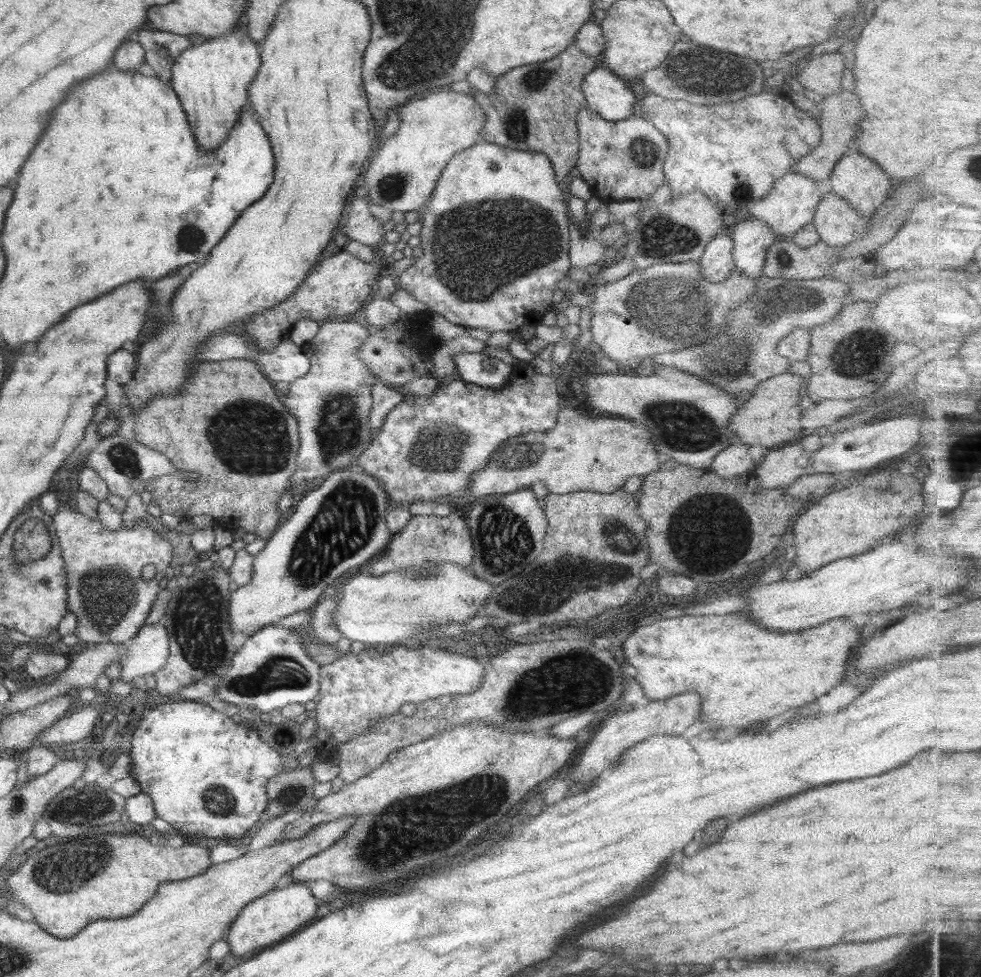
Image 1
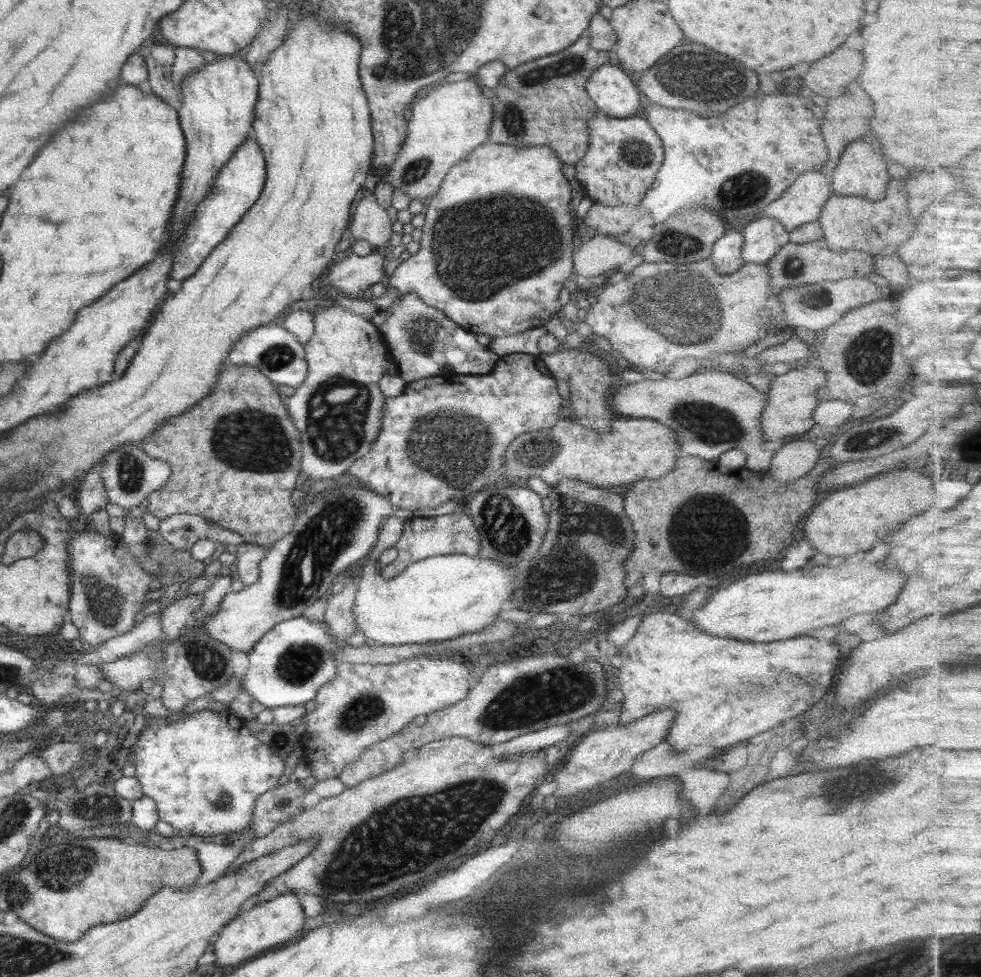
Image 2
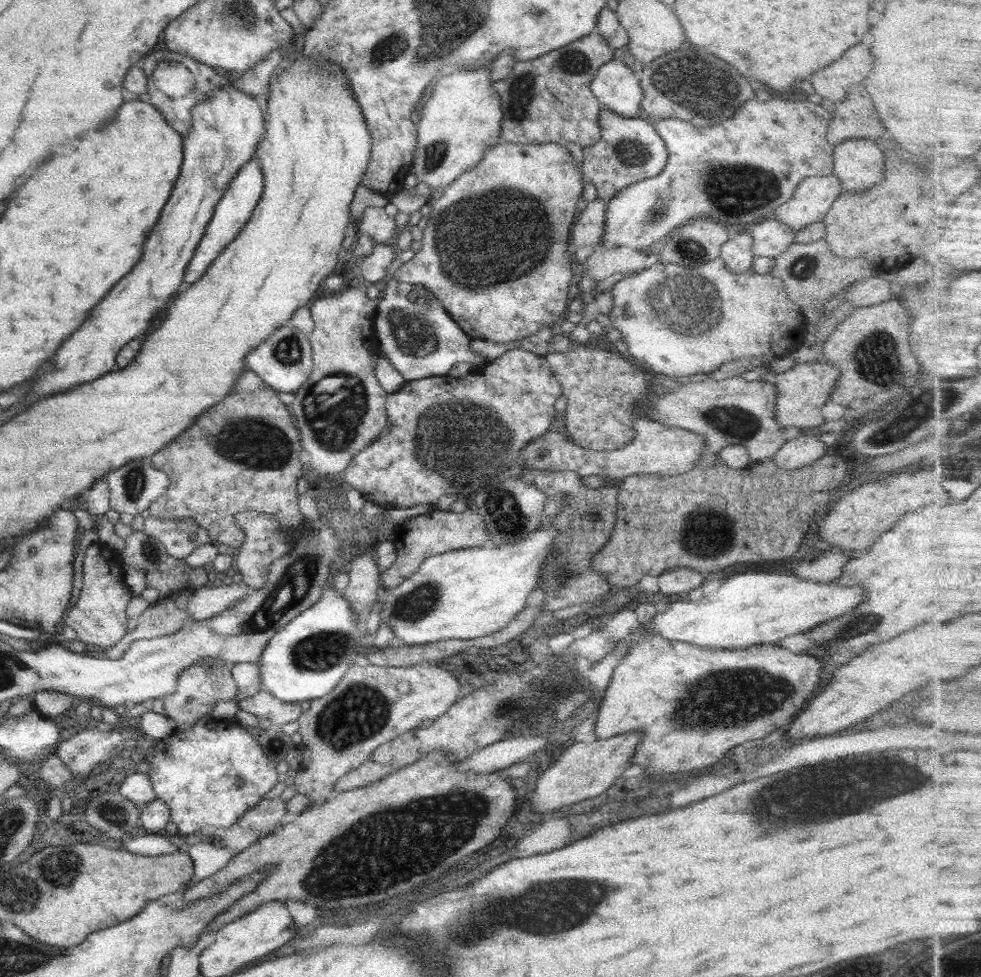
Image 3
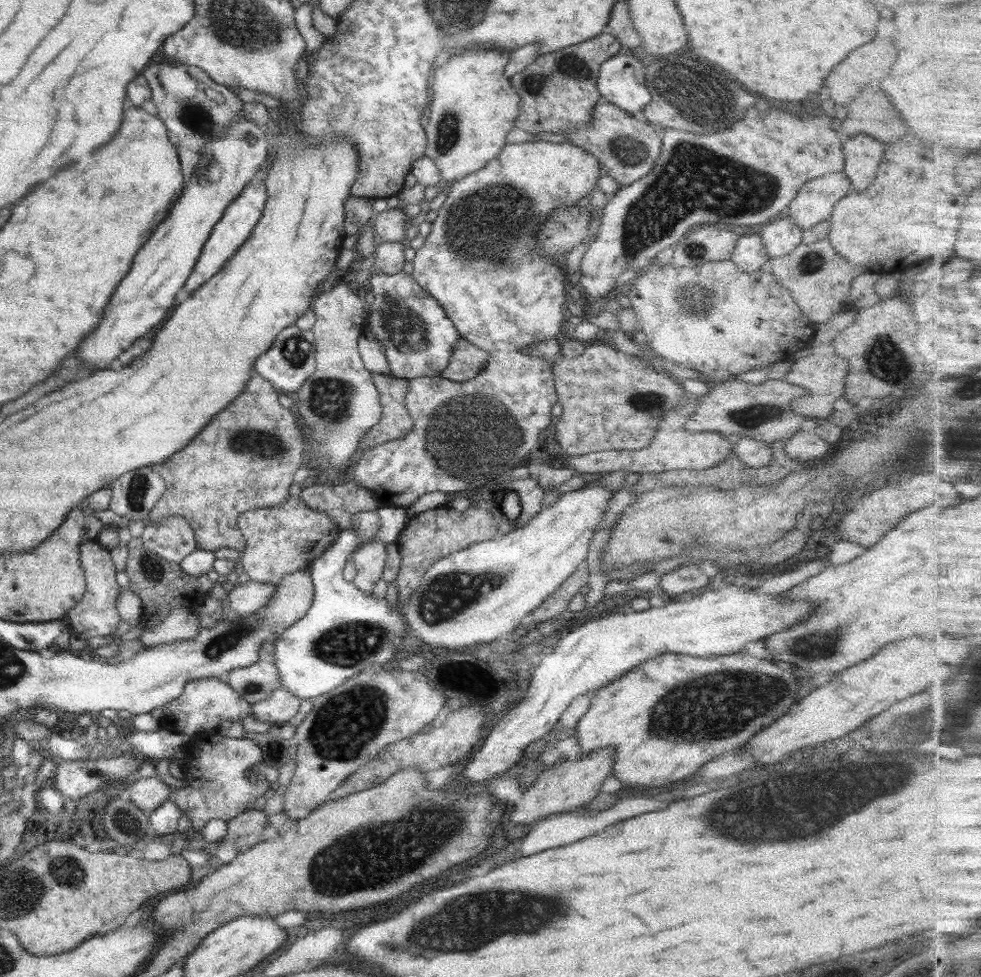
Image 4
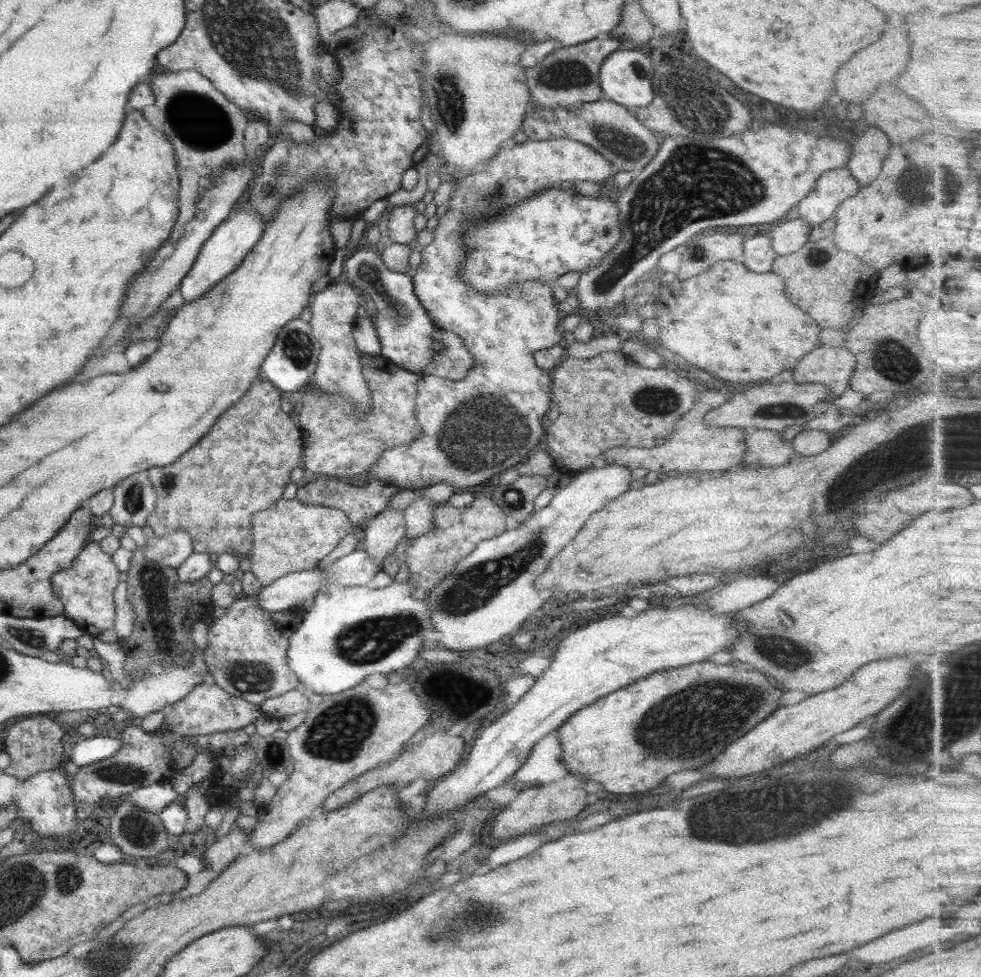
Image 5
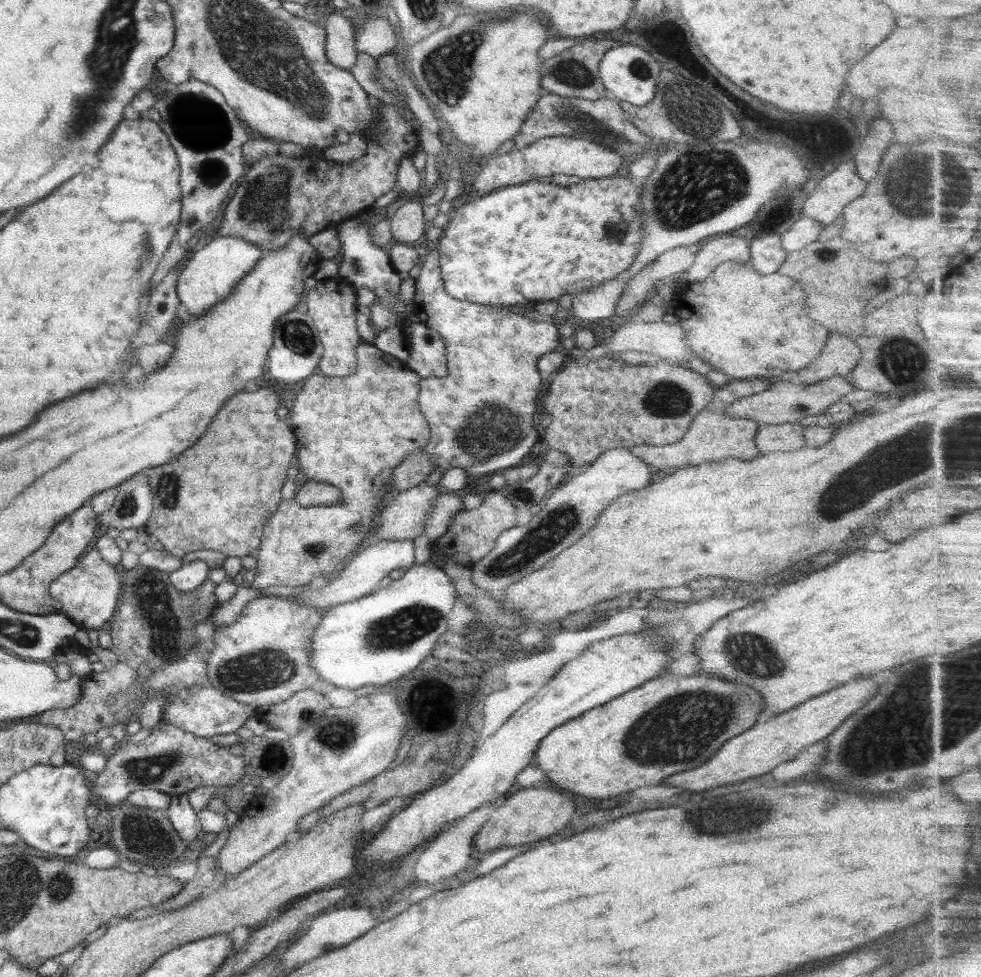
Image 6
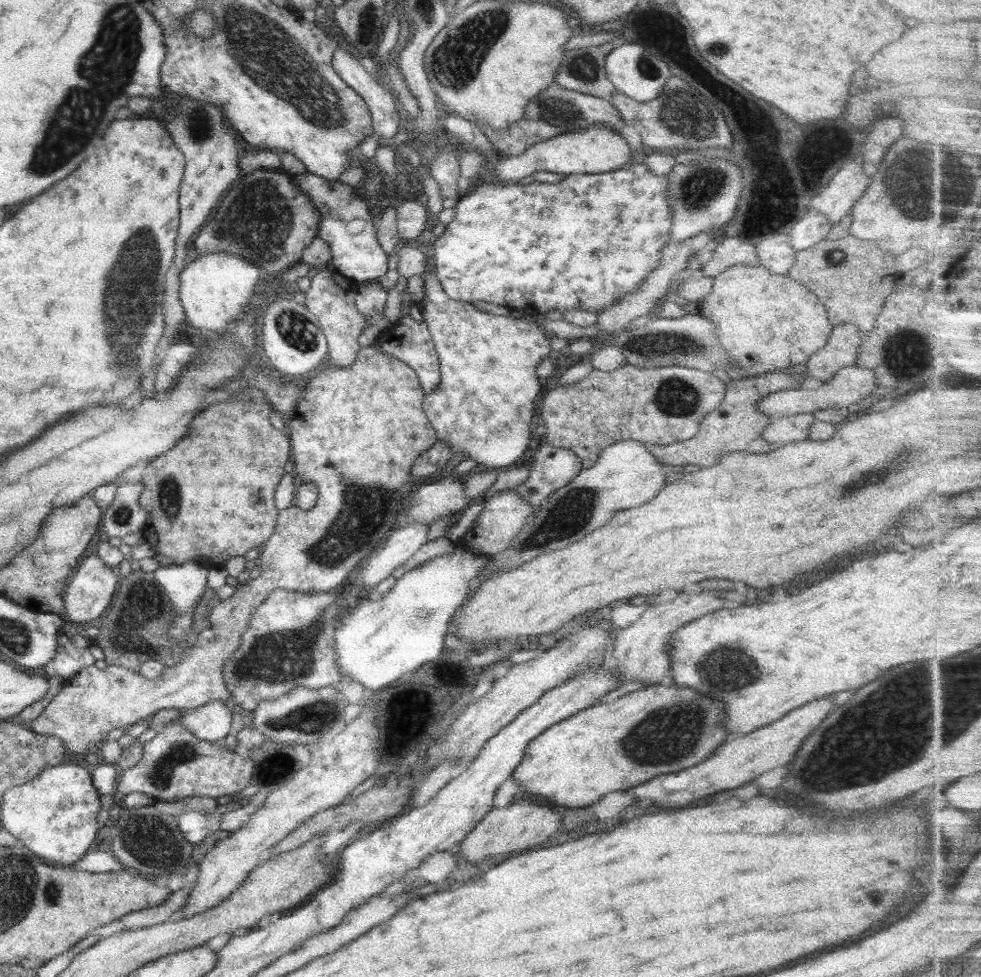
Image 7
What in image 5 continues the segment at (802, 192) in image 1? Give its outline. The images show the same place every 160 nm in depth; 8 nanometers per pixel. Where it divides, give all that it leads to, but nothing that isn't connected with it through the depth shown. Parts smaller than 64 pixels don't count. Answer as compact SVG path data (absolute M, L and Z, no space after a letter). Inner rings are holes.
M848 168L834 169L818 177L814 188L797 204L798 214L812 226L832 218L836 208L854 196L859 182L850 176Z

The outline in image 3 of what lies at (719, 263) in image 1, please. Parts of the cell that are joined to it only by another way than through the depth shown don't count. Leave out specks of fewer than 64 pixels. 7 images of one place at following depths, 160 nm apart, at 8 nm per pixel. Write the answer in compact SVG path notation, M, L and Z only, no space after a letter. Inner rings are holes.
M750 230L740 232L735 238L728 239L722 245L720 258L732 272L746 272L752 267L752 260L755 258L752 247L753 238Z

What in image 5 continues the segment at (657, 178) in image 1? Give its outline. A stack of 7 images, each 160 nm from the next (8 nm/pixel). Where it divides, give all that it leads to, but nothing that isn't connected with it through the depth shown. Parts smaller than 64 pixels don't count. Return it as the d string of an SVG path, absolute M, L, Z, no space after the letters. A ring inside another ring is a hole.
M608 98L582 103L569 109L533 106L526 113L521 131L525 132L528 140L553 138L577 140L605 156L611 162L614 173L630 171L636 174L640 172L656 156L660 148L660 142L656 139L654 131L650 131L645 124L642 124L628 108Z

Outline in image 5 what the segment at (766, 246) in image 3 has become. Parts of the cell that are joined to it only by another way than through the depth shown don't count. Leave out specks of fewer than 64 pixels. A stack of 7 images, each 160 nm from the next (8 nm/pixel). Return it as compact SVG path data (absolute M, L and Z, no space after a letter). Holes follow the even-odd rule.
M799 216L772 230L772 236L770 236L772 248L780 256L792 254L809 241L809 234L810 224Z

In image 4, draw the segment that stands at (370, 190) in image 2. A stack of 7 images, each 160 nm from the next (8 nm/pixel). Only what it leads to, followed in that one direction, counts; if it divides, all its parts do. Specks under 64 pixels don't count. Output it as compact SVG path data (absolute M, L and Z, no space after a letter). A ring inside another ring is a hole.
M402 206L395 209L378 211L369 225L375 230L378 241L399 243L405 238L406 227L410 219L402 211Z

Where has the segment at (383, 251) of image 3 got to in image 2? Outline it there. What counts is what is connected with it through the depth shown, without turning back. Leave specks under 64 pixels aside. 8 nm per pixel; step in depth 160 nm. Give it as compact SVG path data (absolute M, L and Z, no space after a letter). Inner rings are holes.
M349 252L345 259L329 267L320 280L320 296L328 288L338 288L352 298L365 298L369 288L376 282L385 281L384 269L388 257L383 257L376 252L368 256L357 255Z

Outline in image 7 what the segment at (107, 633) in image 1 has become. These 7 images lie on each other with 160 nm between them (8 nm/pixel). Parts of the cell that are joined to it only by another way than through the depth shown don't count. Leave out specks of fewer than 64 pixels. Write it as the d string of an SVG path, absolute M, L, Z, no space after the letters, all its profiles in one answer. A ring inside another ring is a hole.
M90 555L79 566L78 571L72 573L68 583L61 592L64 601L64 613L62 617L72 622L92 622L106 612L110 606L120 583L120 577L112 573L112 568L102 562L96 555Z

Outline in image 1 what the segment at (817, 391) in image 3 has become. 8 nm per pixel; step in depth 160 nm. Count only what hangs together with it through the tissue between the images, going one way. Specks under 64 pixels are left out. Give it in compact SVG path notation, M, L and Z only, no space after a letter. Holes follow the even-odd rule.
M786 372L772 376L761 382L753 390L753 396L746 401L736 414L731 416L730 428L740 443L754 447L778 448L784 444L797 442L802 436L800 419L803 411L800 408L800 389L804 380L796 374Z

